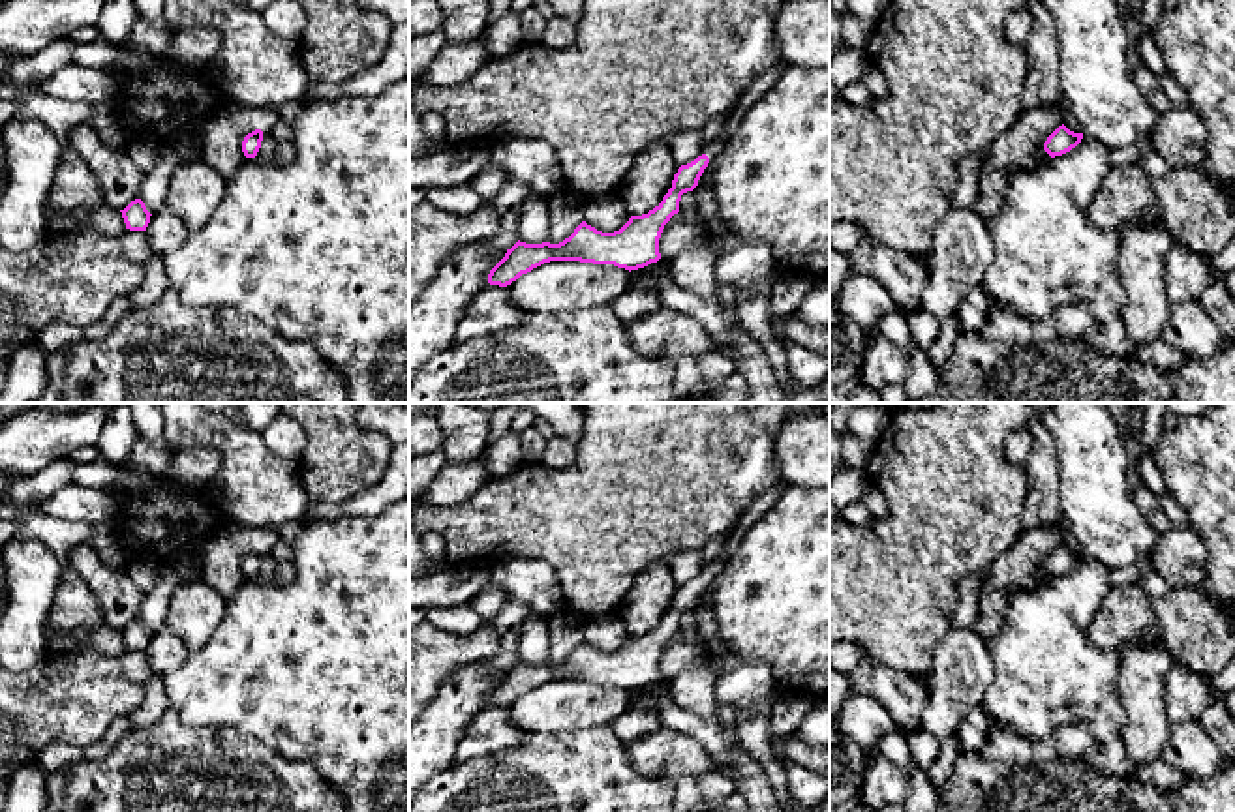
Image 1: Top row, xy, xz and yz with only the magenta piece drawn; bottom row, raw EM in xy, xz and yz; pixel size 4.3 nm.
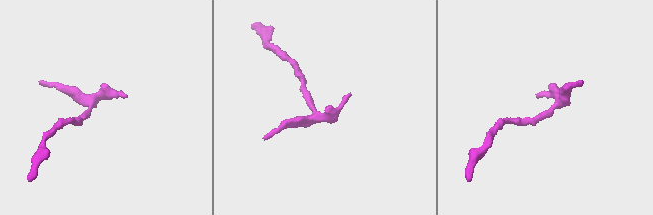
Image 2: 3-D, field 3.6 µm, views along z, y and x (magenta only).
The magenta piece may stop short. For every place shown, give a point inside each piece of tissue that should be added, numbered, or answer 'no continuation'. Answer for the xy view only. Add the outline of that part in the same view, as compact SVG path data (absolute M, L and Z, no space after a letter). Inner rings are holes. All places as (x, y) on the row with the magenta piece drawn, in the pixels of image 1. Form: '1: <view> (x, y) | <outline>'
no continuation

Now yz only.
no continuation

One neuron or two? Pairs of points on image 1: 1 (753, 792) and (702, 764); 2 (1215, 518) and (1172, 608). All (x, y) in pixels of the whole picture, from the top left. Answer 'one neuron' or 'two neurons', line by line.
1: two neurons
2: two neurons

